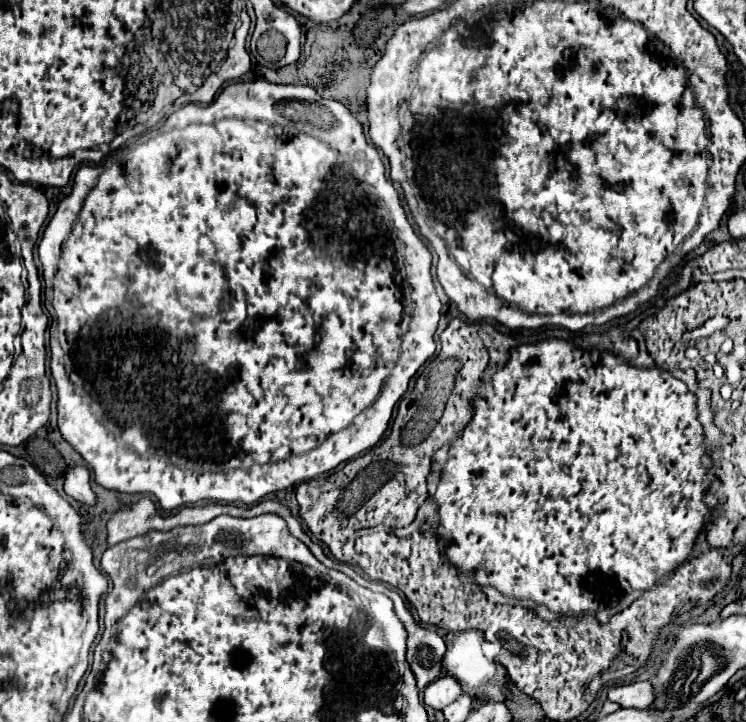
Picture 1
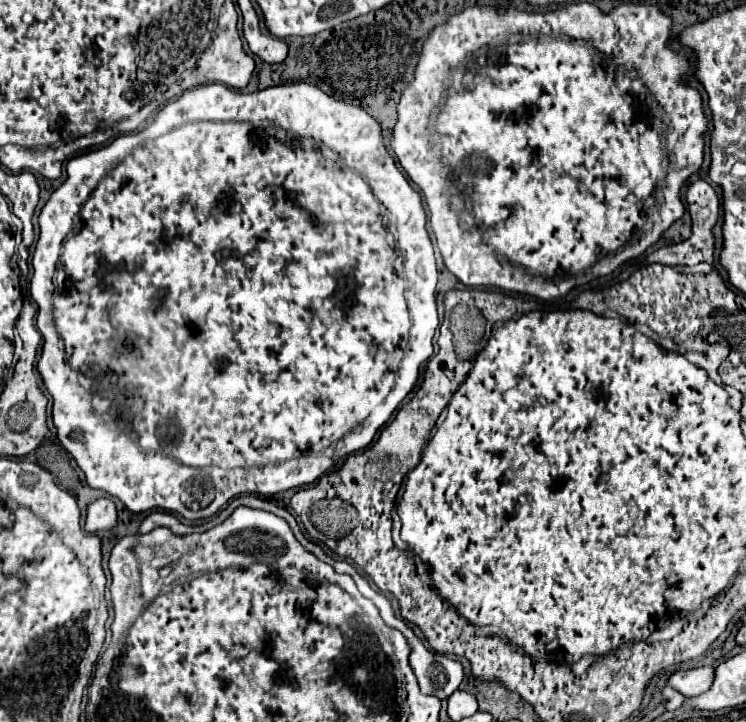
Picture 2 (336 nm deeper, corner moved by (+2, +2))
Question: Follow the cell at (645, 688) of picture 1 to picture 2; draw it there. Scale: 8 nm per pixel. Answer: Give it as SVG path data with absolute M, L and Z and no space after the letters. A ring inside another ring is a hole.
M702 666L702 668L694 668L694 670L674 672L668 678L668 686L678 690L684 696L698 696L710 688L712 680L714 680L714 668Z

